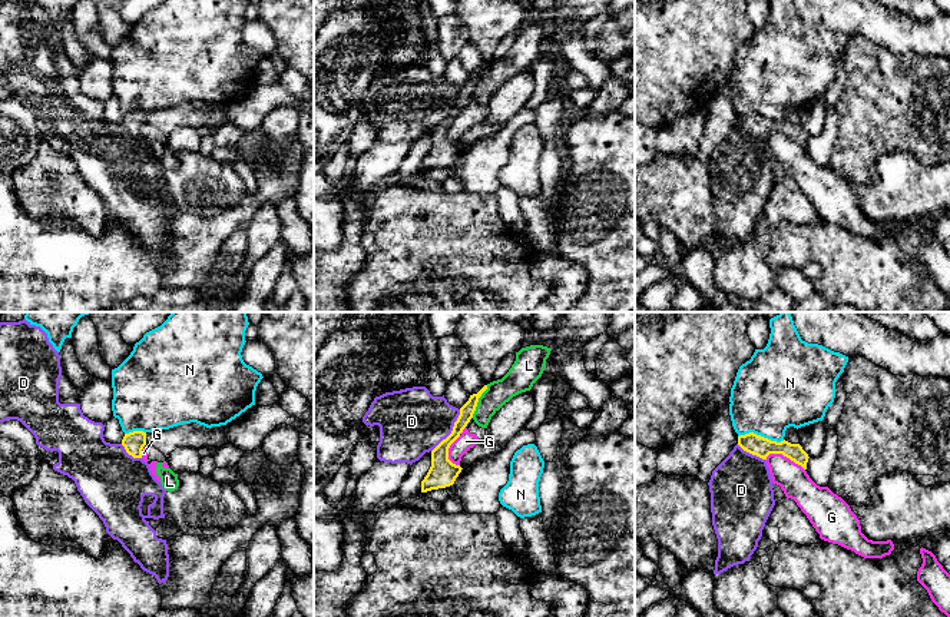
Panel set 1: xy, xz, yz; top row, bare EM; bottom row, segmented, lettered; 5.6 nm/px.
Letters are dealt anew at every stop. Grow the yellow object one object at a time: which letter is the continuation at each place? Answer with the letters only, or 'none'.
none

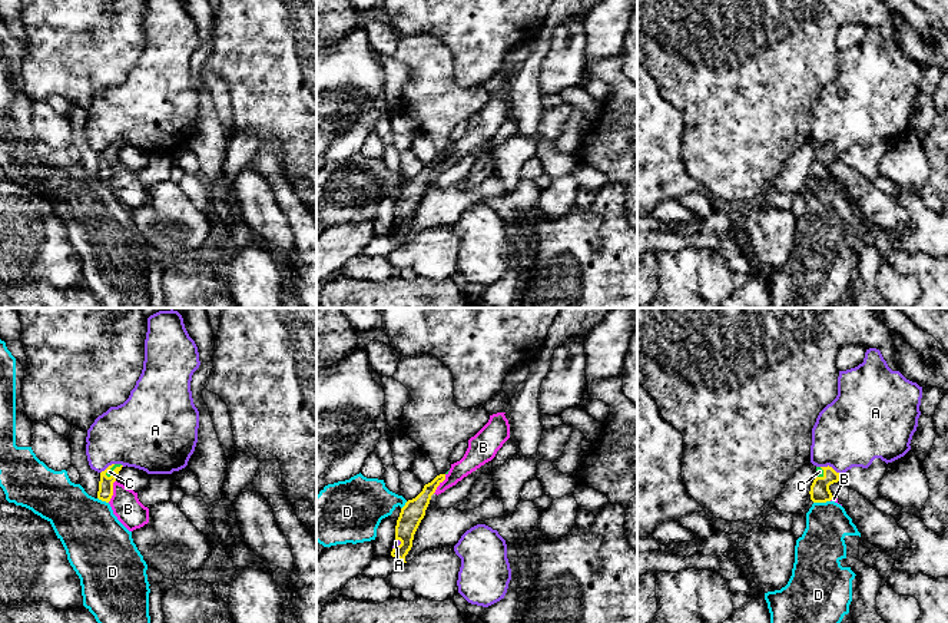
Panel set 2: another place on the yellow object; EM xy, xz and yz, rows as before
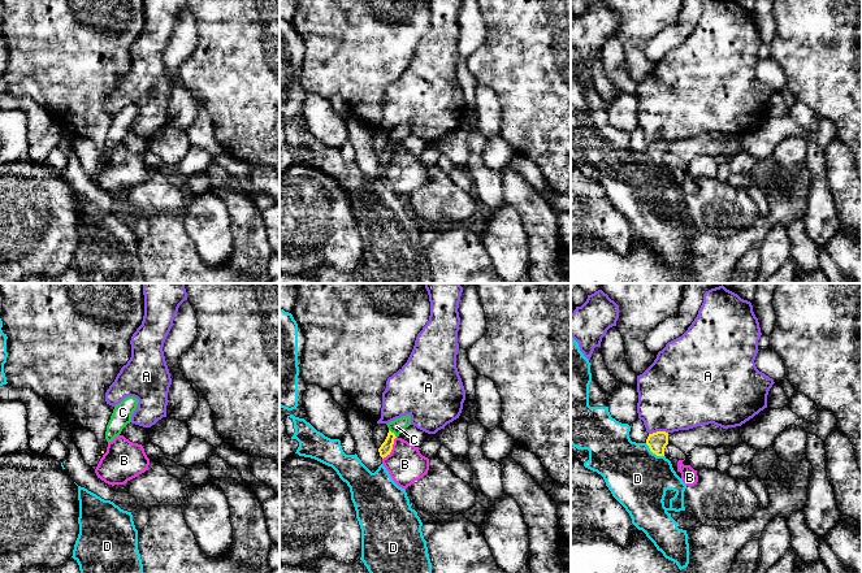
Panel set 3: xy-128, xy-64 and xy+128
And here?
C

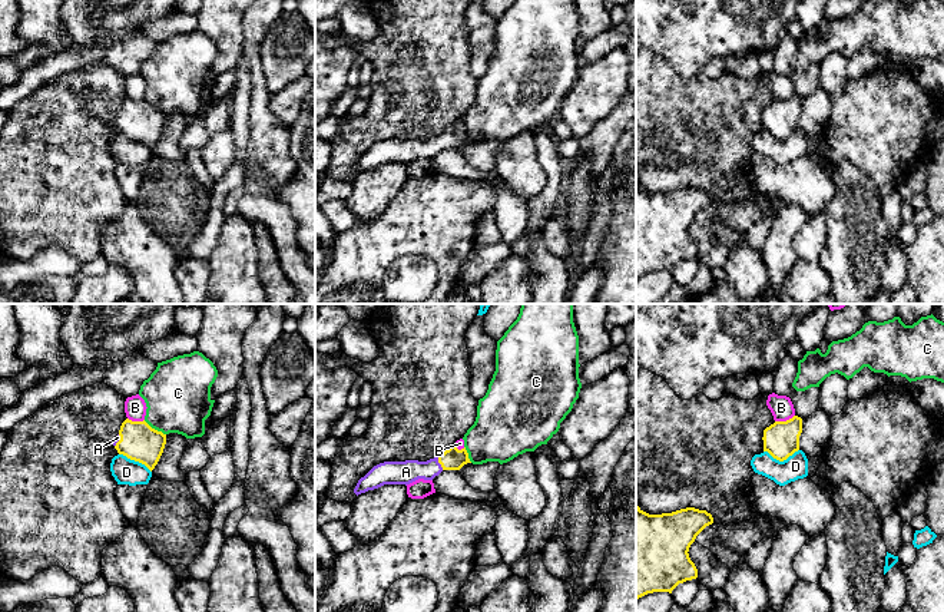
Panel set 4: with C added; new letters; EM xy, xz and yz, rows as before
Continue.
A

